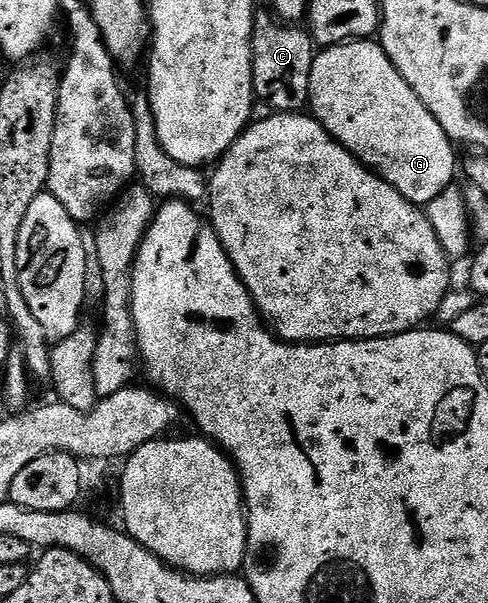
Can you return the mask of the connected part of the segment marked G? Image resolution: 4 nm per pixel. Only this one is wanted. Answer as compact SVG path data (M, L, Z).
M359 39L339 43L319 50L314 57L312 77L310 78L310 102L313 118L322 124L323 129L339 145L350 151L362 166L379 175L388 185L392 185L410 203L425 205L431 203L446 187L455 182L454 150L455 144L444 133L440 121L416 97L416 93L400 77L396 65L384 53L381 42Z

